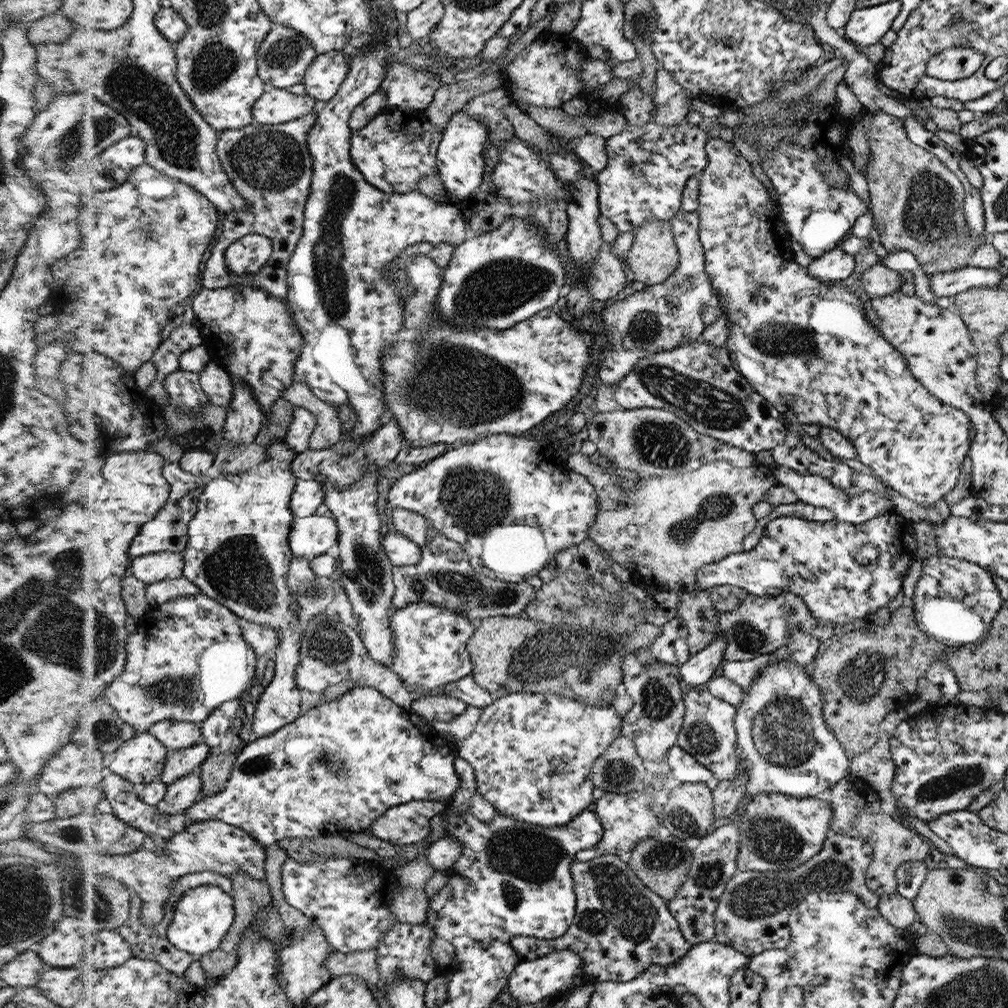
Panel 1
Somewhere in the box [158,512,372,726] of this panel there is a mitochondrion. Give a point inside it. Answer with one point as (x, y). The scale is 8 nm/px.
(237, 568)

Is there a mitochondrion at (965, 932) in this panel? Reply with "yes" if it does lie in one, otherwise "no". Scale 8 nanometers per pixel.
yes

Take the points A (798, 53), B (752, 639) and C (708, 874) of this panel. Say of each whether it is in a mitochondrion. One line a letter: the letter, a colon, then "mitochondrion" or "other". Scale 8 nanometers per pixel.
A: other
B: mitochondrion
C: mitochondrion

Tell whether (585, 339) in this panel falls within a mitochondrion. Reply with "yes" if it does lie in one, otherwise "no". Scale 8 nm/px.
no

